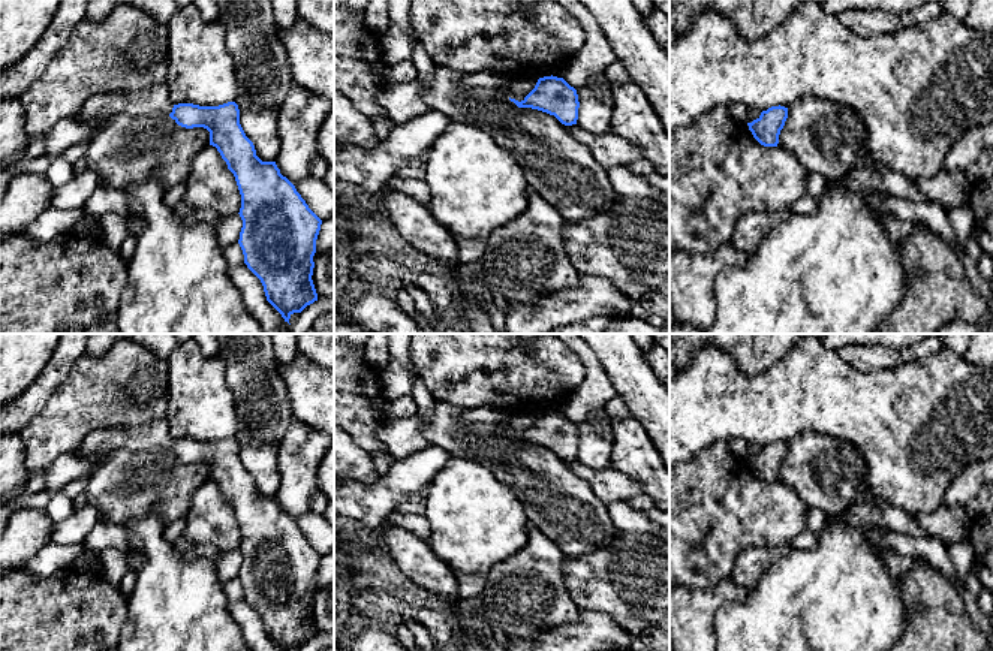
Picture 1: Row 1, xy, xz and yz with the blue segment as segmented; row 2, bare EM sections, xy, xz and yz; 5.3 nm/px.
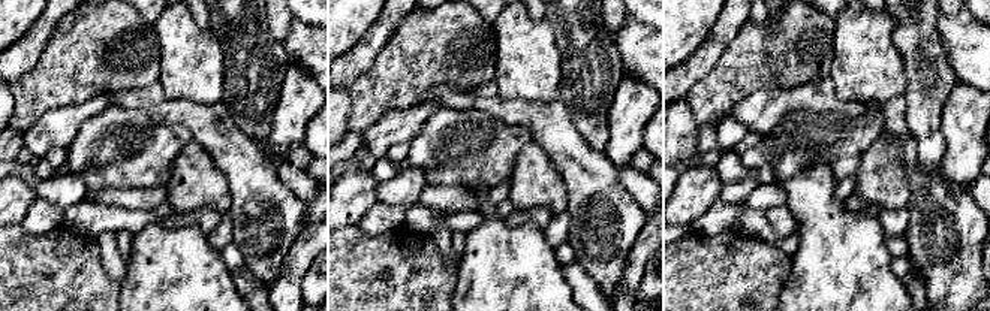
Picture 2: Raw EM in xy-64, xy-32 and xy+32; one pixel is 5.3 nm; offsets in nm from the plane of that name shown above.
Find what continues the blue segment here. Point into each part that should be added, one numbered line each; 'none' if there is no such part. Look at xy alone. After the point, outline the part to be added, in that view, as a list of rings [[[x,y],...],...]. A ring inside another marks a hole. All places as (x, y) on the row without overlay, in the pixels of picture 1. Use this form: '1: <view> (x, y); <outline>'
1: xy (156, 436); [[[162,418],[133,428],[99,428],[87,435],[73,452],[78,456],[90,456],[94,468],[117,449],[163,452],[169,450],[172,443],[174,438],[168,421]]]

